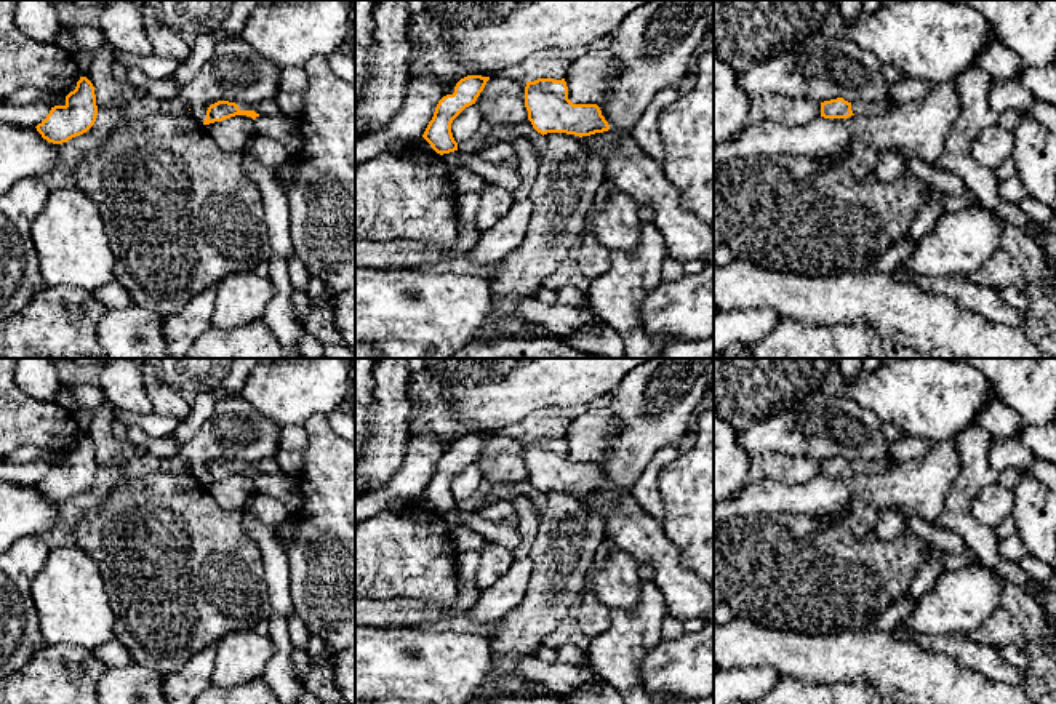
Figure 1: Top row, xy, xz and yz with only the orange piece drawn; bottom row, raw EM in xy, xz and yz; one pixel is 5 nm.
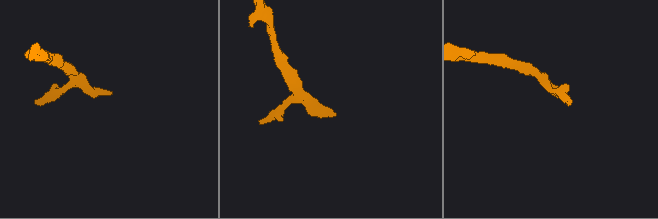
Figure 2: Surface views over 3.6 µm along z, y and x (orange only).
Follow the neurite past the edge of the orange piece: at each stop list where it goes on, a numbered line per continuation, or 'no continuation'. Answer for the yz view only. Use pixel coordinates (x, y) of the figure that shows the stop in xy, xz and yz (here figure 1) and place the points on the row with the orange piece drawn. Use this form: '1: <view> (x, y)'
1: yz (864, 109)

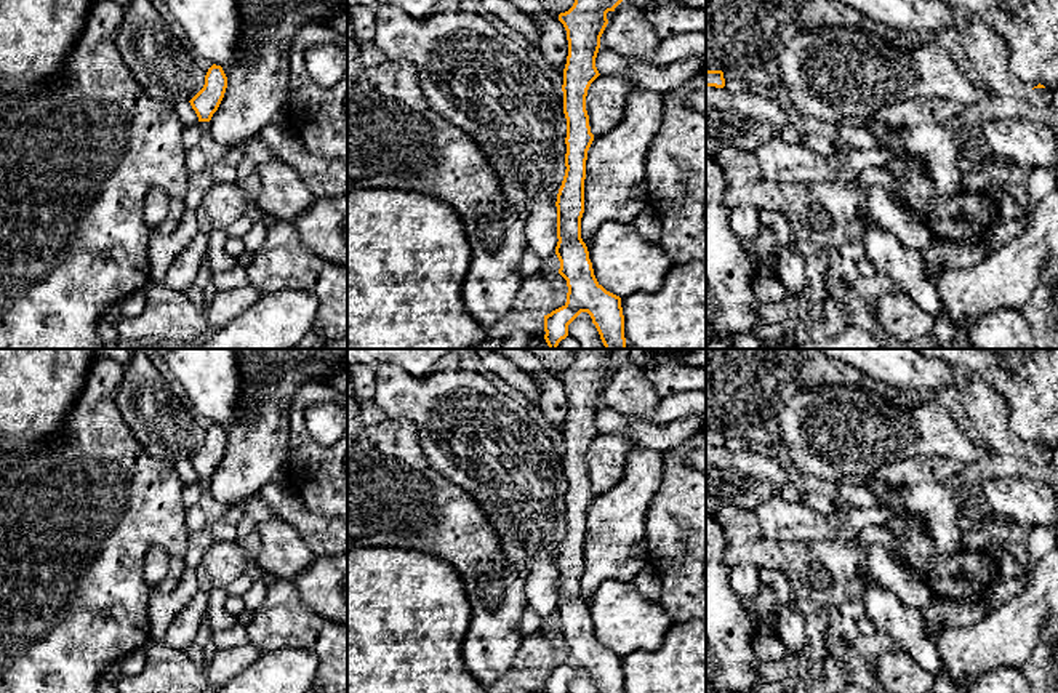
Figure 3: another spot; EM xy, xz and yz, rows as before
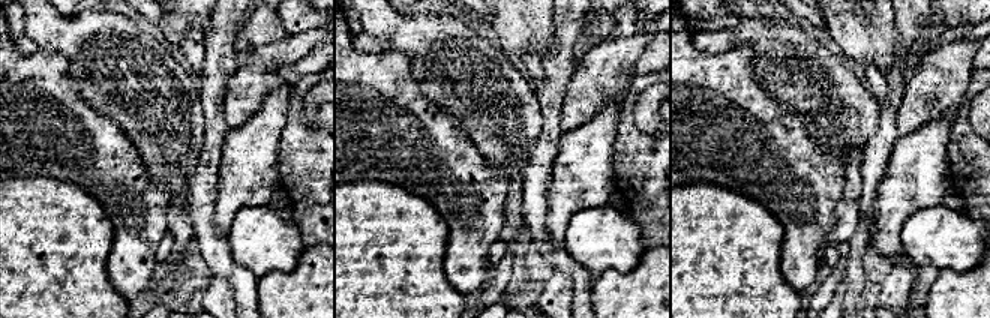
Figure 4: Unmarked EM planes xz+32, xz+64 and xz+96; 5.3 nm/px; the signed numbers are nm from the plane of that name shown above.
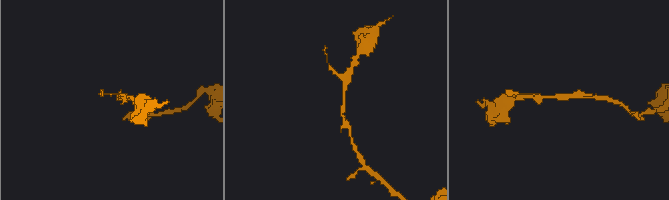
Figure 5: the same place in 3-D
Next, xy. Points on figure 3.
no continuation

